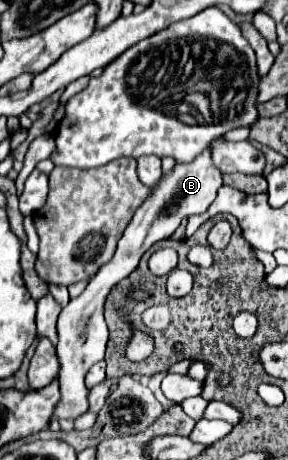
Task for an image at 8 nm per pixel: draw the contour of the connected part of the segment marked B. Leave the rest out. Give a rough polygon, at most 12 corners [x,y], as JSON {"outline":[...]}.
{"outline":[[210,147],[162,175],[114,257],[58,317],[56,419],[88,411],[104,301],[140,257],[222,187]]}

